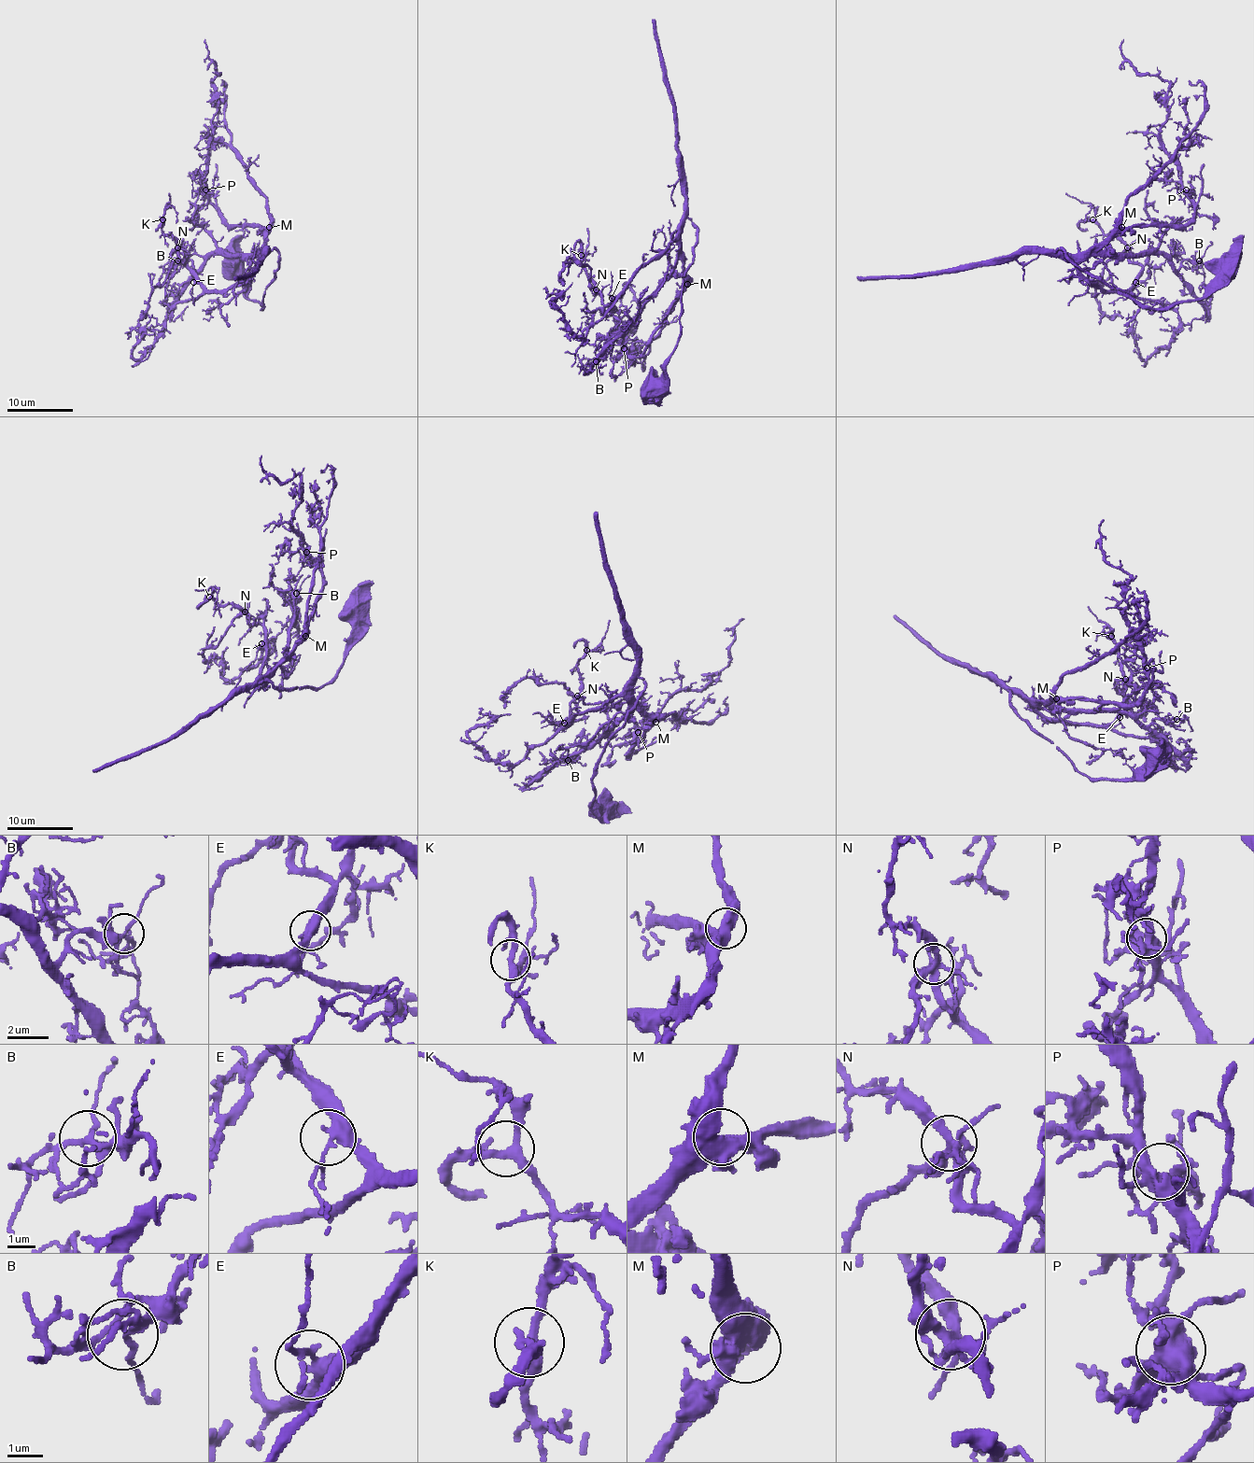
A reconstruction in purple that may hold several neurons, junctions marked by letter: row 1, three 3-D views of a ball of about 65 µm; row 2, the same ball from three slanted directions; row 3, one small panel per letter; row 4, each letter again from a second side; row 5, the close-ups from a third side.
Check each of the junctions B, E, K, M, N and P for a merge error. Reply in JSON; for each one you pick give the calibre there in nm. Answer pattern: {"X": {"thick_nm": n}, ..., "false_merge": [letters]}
{"false_merge": []}

